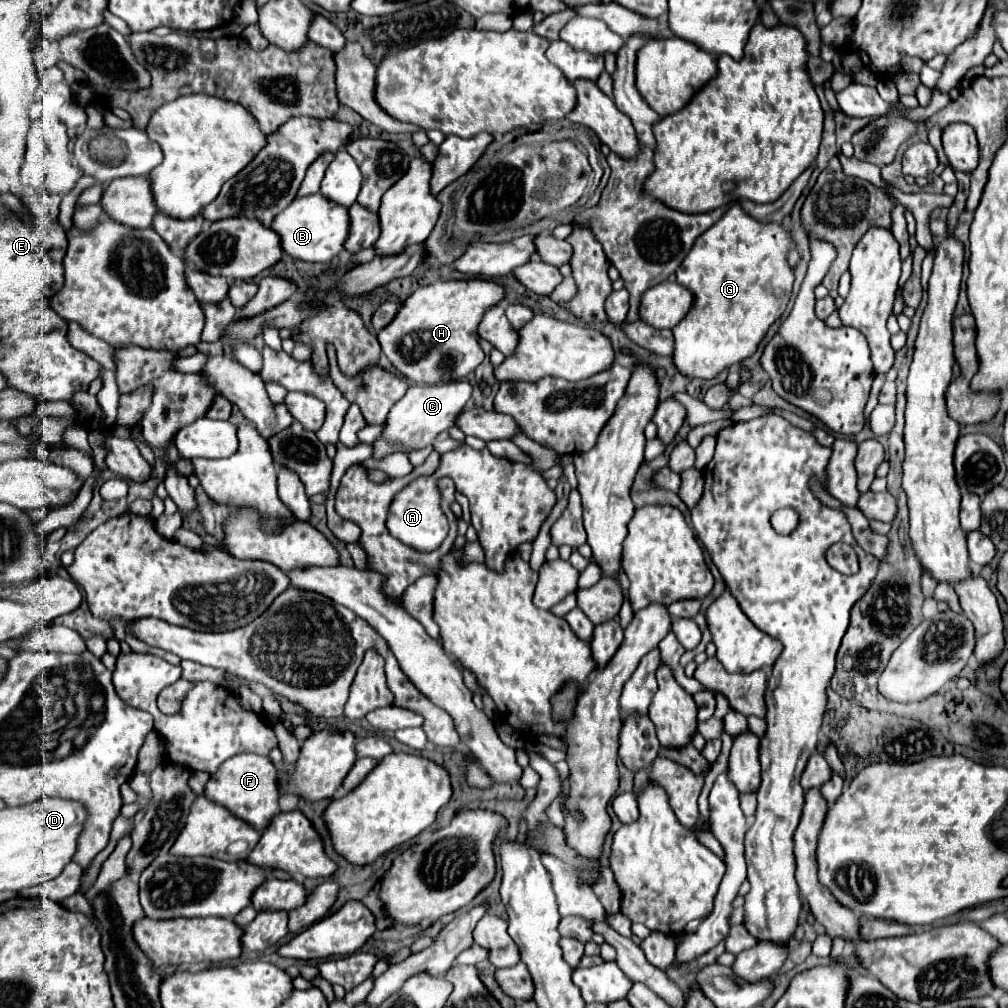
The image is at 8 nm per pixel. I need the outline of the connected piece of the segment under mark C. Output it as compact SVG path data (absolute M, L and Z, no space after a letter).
M461 379L441 385L411 385L405 397L391 409L383 437L373 443L375 447L373 457L379 459L391 455L401 447L421 449L425 445L431 445L441 431L447 431L455 423L457 415L463 411L469 397L471 397L471 385Z

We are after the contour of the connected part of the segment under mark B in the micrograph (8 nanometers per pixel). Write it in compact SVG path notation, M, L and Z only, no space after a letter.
M315 193L309 197L297 197L275 217L271 229L279 235L283 251L293 259L307 263L327 263L343 249L349 229L349 215L345 207L325 199L321 193Z

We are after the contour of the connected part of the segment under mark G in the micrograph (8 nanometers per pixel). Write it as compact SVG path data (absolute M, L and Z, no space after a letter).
M739 201L709 231L697 237L687 259L677 269L677 281L695 295L689 315L673 327L673 361L683 375L713 379L723 369L755 353L767 329L789 303L795 281L787 263L791 249L795 249L795 241L789 229L781 223L755 221Z

